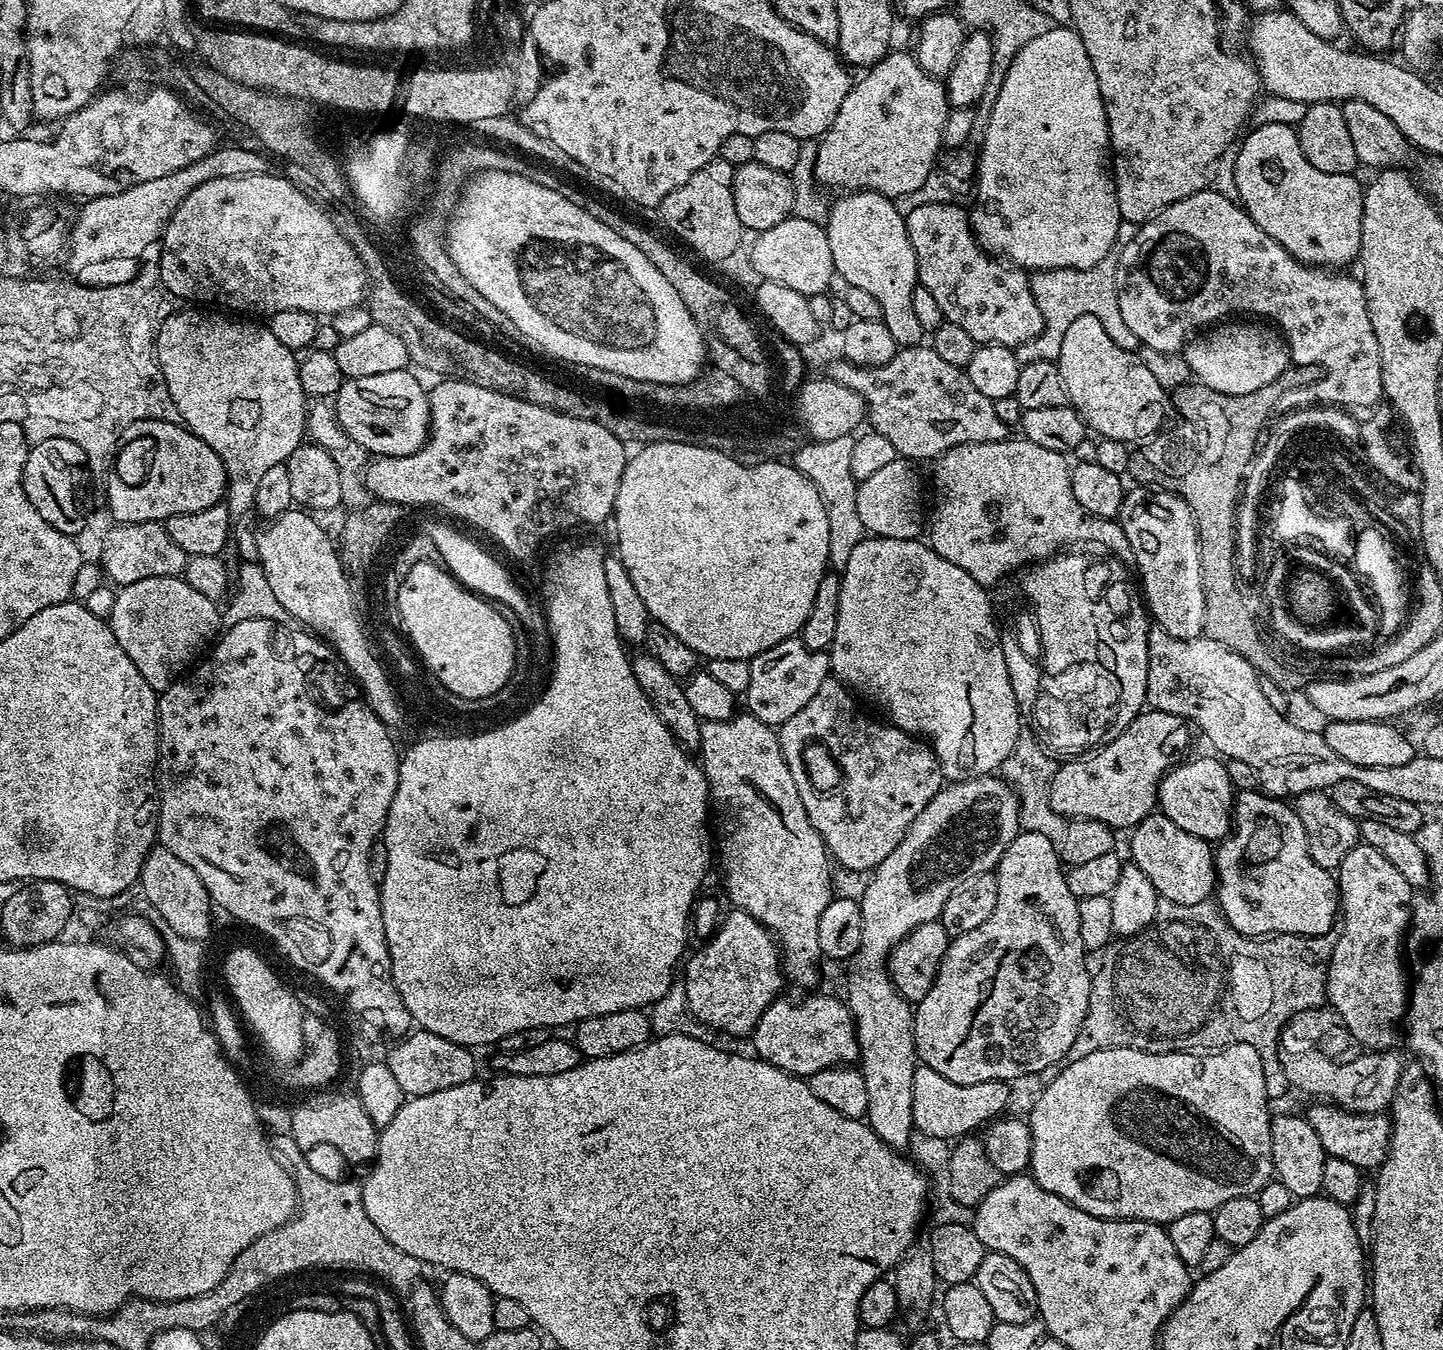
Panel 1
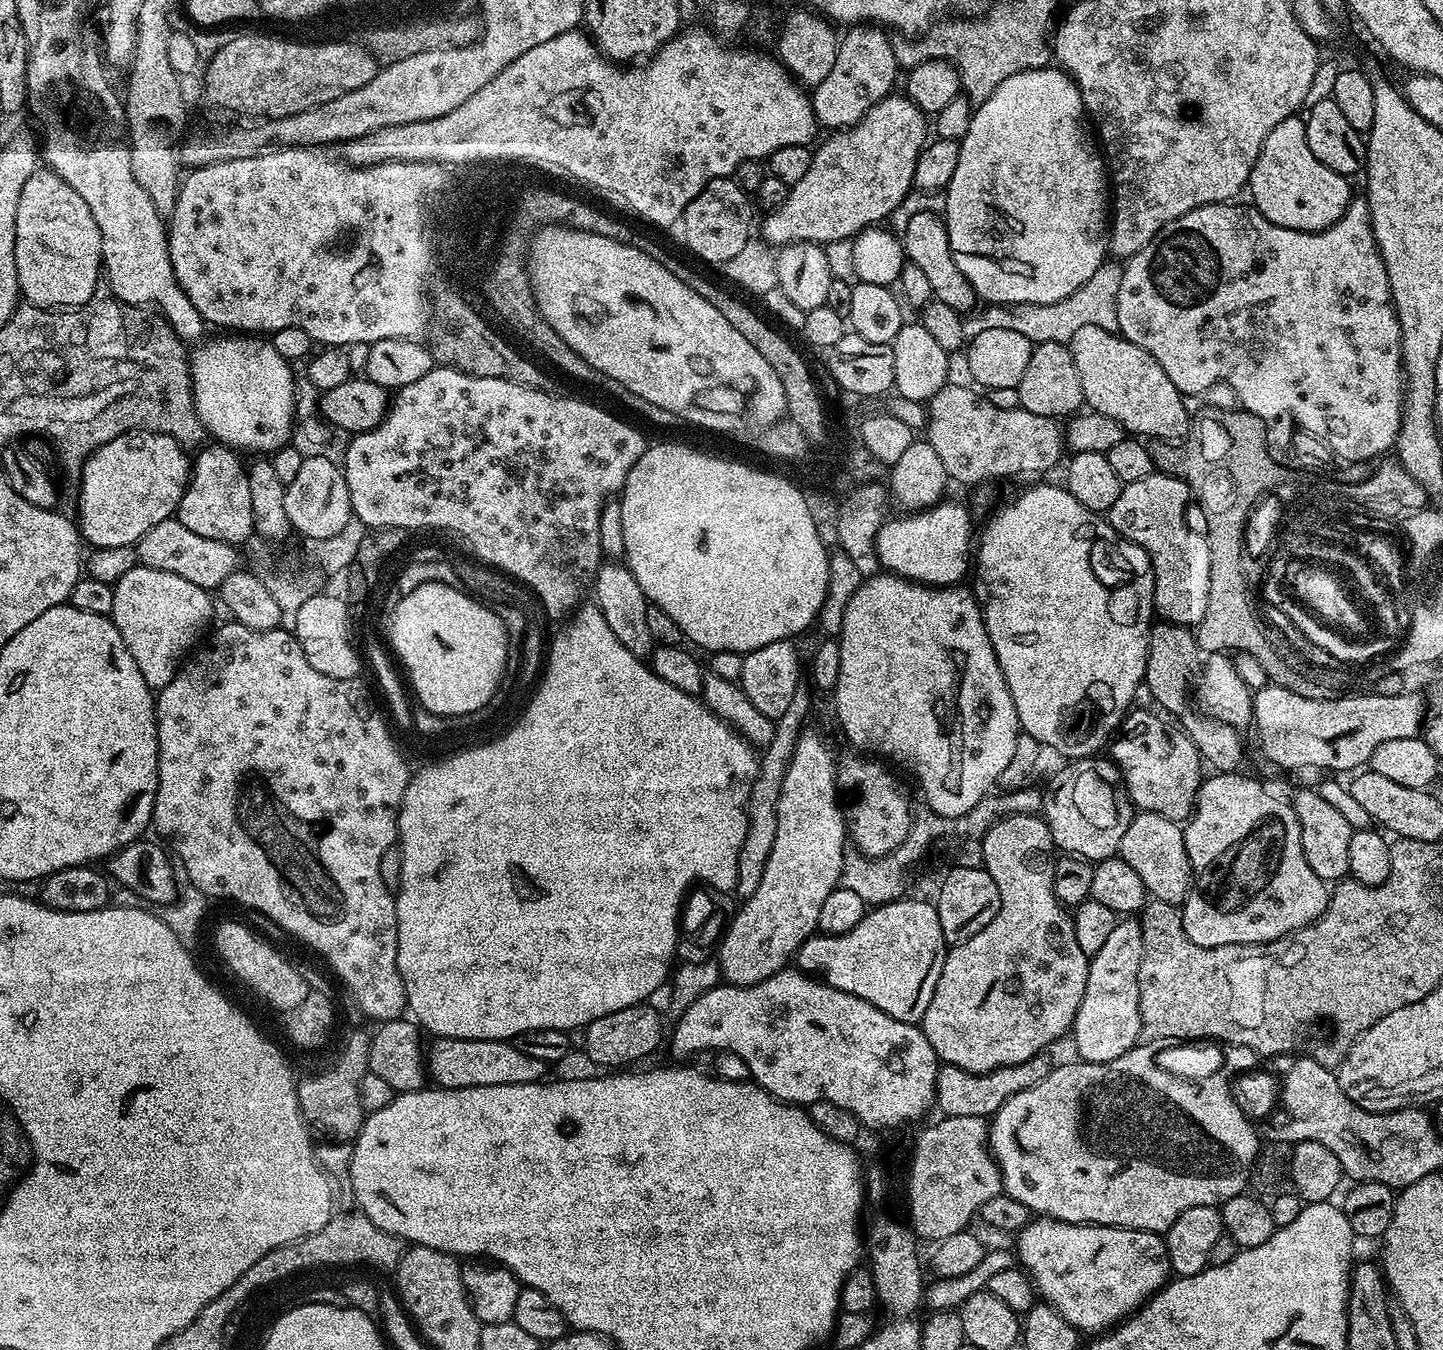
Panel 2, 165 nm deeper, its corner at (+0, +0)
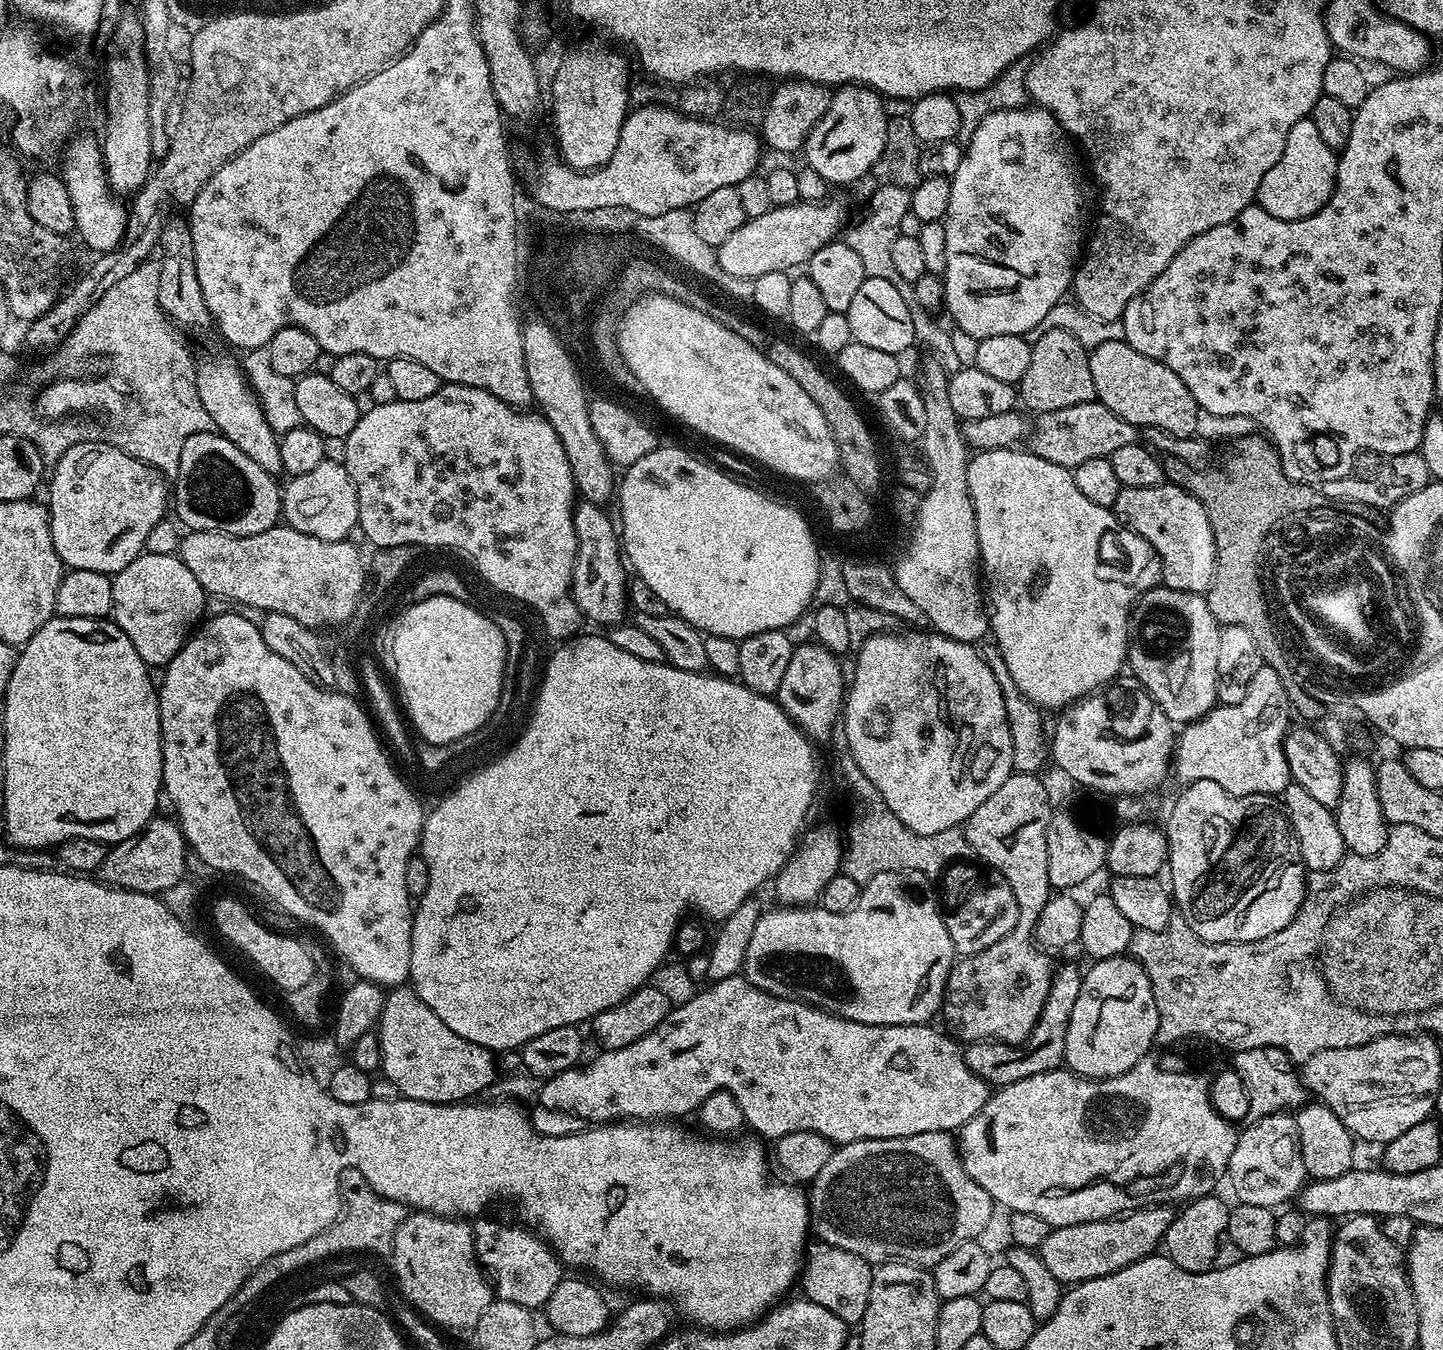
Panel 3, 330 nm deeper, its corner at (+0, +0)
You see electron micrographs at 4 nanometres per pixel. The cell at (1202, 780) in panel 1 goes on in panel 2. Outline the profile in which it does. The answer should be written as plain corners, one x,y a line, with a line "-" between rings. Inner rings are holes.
1129,711
1124,717
1119,735
1111,741
1110,759
1120,769
1128,797
1139,811
1157,812
1162,818
1177,822
1187,821
1196,807
1196,795
1202,783
1199,751
1182,727
1171,728
1163,715
1136,711

